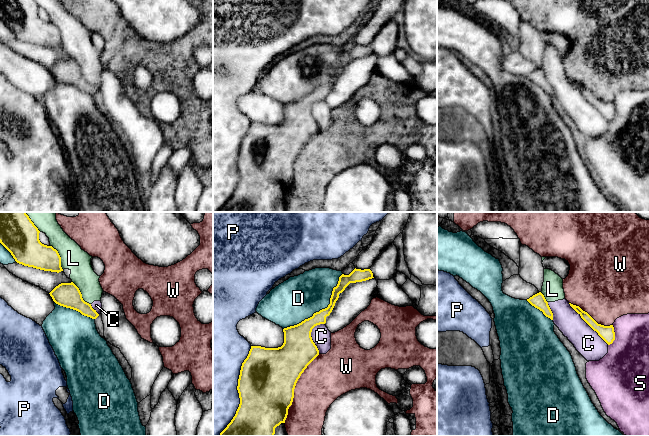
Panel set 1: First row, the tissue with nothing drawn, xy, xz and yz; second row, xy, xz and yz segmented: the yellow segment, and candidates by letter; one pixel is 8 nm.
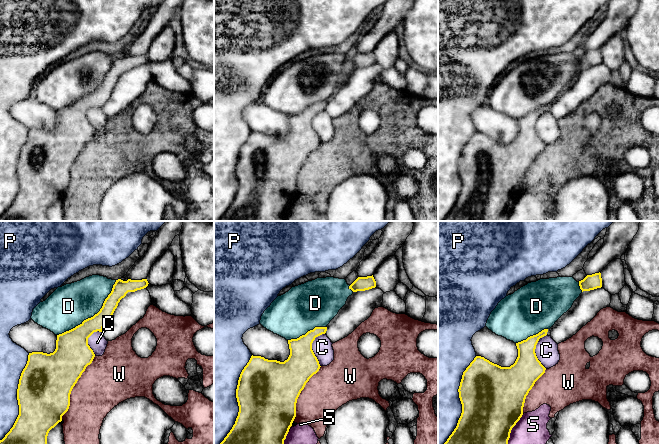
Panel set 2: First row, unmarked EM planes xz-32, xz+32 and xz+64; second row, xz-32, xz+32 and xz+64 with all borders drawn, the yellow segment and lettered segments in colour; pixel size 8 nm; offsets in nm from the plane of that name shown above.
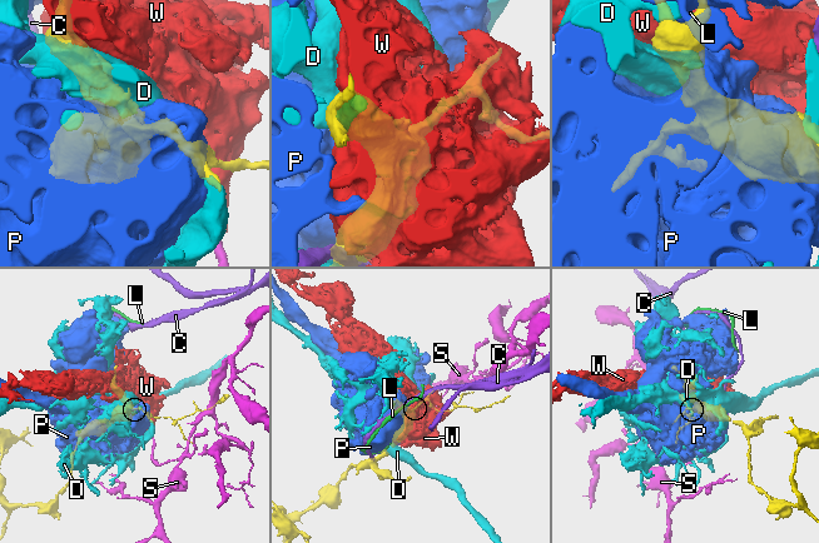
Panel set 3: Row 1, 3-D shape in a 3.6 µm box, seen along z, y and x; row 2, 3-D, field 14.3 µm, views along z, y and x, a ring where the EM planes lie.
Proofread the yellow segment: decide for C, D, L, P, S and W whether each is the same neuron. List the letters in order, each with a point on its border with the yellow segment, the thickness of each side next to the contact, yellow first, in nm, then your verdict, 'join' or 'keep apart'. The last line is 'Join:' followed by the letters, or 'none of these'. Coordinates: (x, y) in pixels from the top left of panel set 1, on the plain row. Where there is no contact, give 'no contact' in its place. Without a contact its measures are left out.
C: contact yz (588, 100); calibres 120 and 220 nm; keep apart
D: contact xz (322, 85); calibres 150 and 360 nm; keep apart
L: contact xy (60, 33); calibres 220 and 190 nm; keep apart
P: contact xz (238, 167); calibres 460 and 420 nm; keep apart
S: contact yz (614, 112); calibres 120 and 360 nm; keep apart
W: contact xz (294, 164); calibres 460 and 360 nm; keep apart
Join: none of these

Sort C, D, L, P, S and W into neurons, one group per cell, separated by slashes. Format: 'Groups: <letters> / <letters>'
Groups: C L / D / P / S / W

